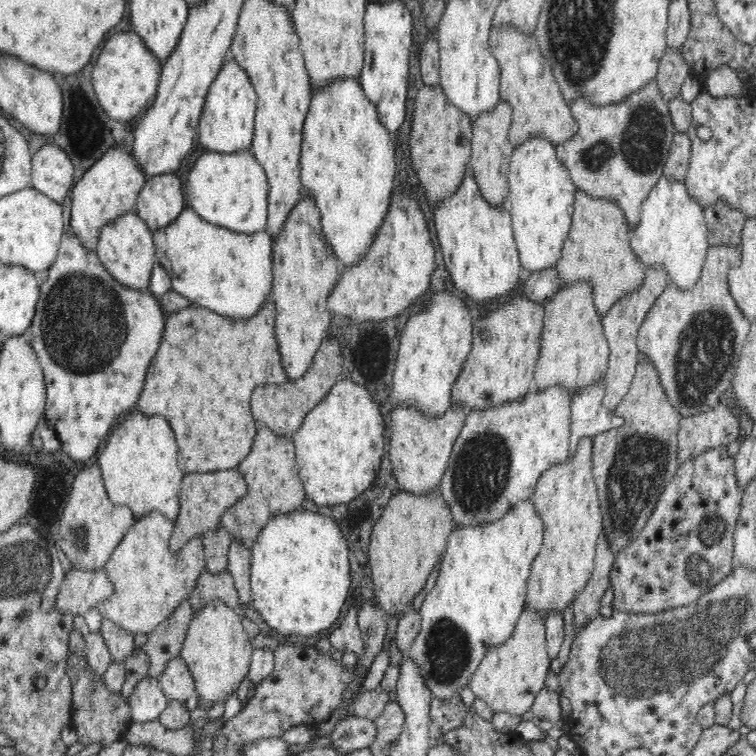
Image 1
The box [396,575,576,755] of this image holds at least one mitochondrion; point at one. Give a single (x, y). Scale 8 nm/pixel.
(448, 647)

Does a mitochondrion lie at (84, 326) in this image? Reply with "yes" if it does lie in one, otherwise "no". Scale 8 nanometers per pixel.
yes

